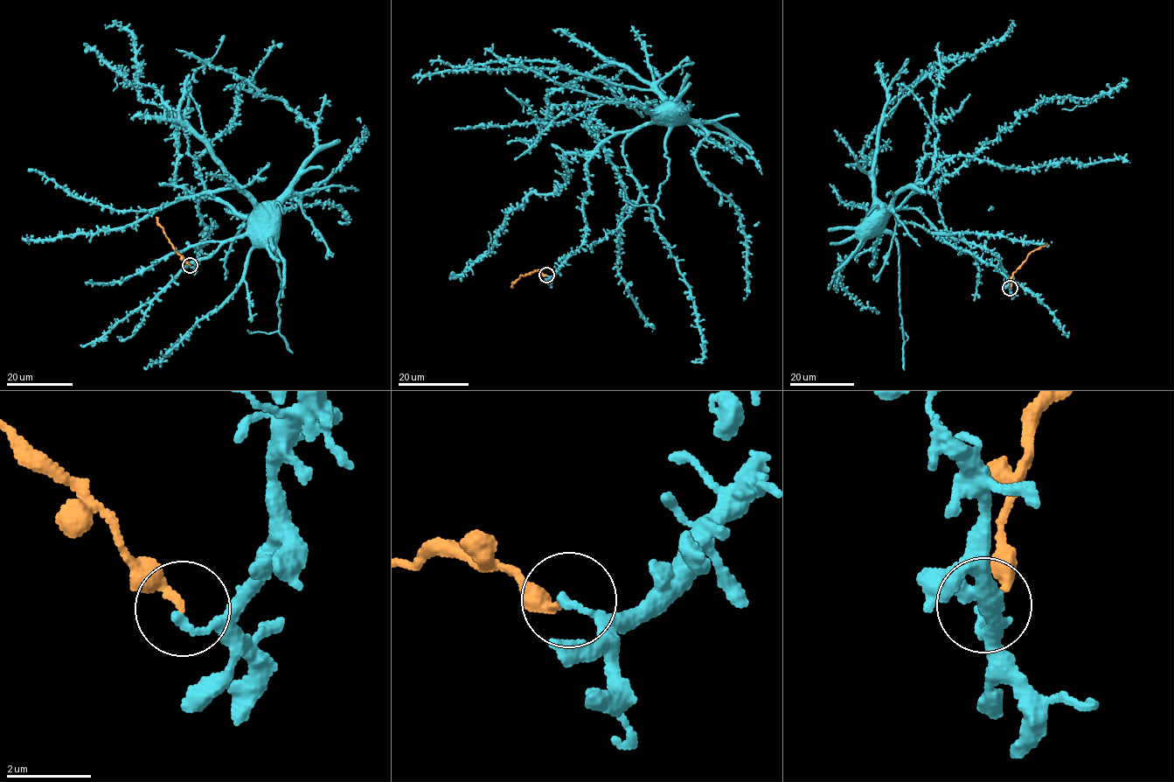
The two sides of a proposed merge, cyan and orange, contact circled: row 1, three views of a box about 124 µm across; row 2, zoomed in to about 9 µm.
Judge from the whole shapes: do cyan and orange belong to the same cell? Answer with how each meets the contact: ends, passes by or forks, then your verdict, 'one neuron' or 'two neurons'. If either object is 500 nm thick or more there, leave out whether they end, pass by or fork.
cyan ends; orange ends; two neurons

